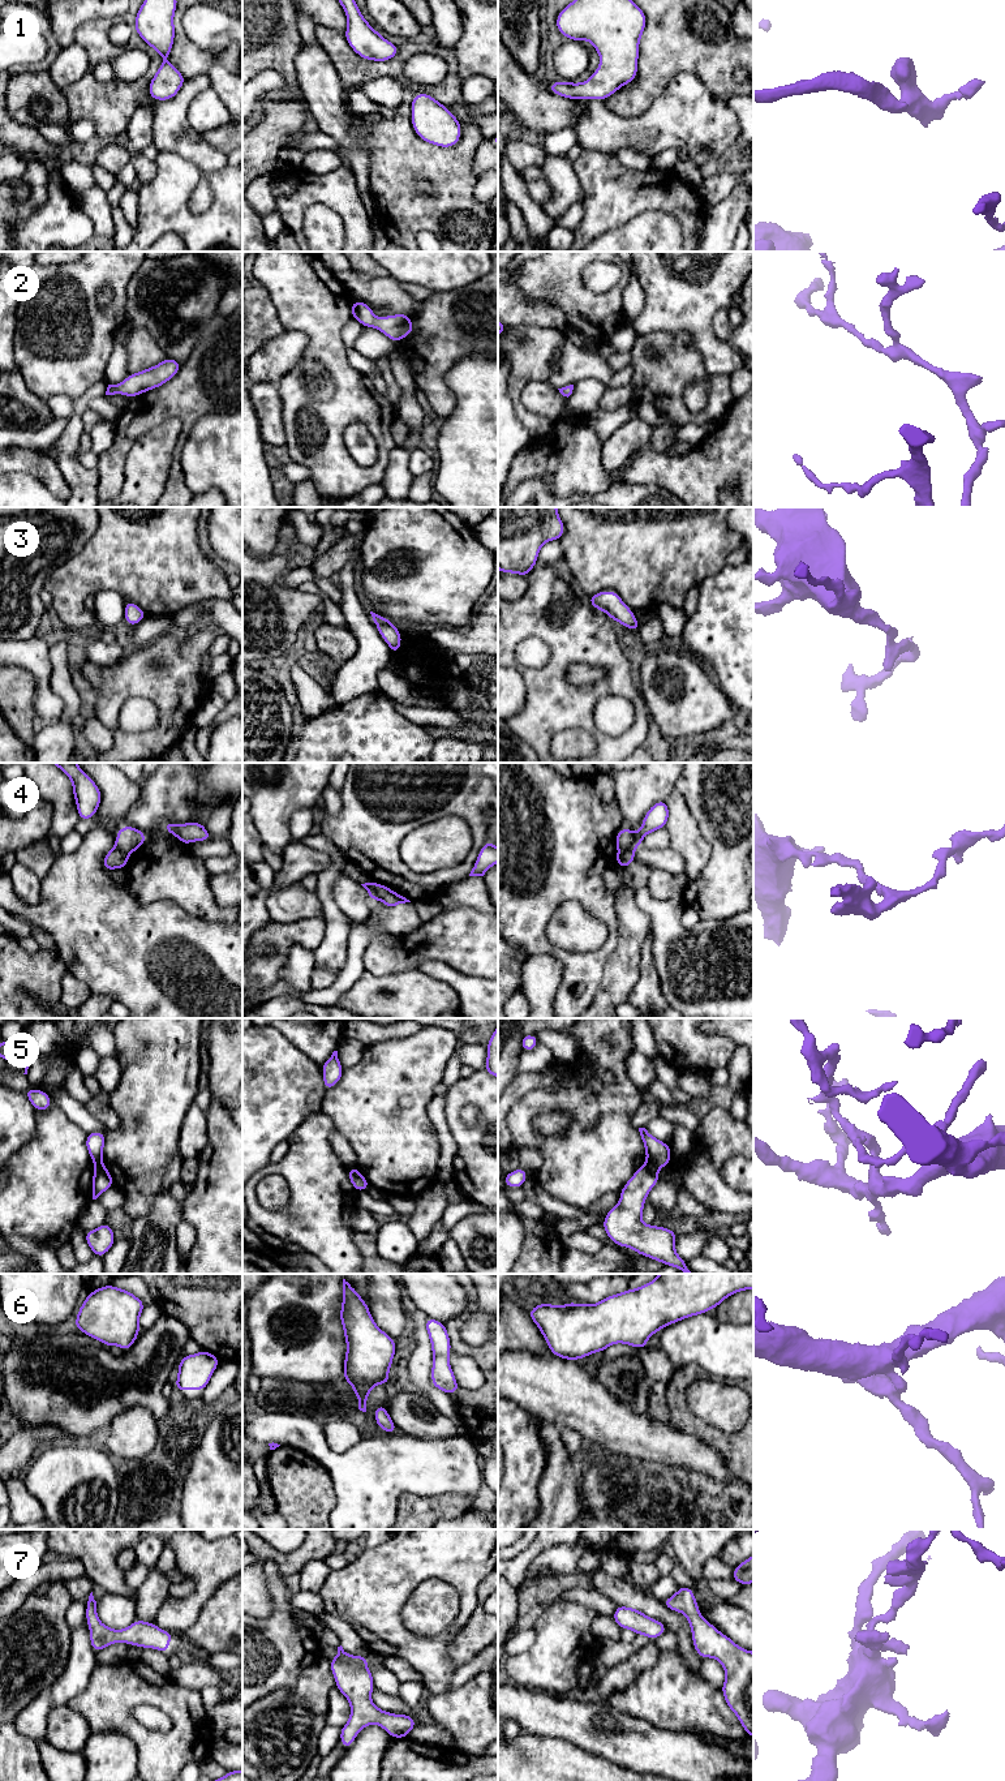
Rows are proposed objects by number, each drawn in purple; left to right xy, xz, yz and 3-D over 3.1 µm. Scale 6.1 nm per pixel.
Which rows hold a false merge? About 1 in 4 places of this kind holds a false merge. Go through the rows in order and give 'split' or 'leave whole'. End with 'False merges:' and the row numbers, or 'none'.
1: leave whole
2: leave whole
3: leave whole
4: split
5: split
6: leave whole
7: leave whole
False merges: 4, 5

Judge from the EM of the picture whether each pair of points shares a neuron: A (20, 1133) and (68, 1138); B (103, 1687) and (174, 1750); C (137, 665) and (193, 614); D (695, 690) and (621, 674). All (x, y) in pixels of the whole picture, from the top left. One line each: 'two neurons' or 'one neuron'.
A: two neurons
B: one neuron
C: two neurons
D: two neurons

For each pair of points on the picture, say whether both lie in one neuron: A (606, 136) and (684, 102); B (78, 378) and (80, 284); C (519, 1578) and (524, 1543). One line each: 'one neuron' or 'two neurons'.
A: one neuron
B: one neuron
C: two neurons

